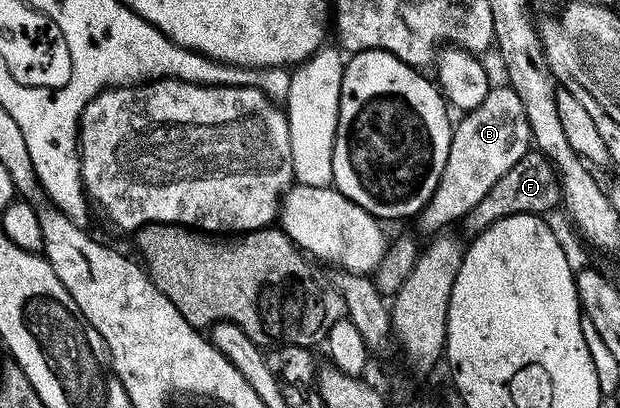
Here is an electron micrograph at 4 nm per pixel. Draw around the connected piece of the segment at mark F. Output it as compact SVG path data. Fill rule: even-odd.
M538 151L526 153L523 158L485 194L485 199L473 207L467 216L463 218L461 225L471 232L471 235L478 235L487 230L494 221L500 221L514 213L534 213L536 215L546 214L546 209L558 206L561 201L559 191L559 175L551 166L551 161Z

